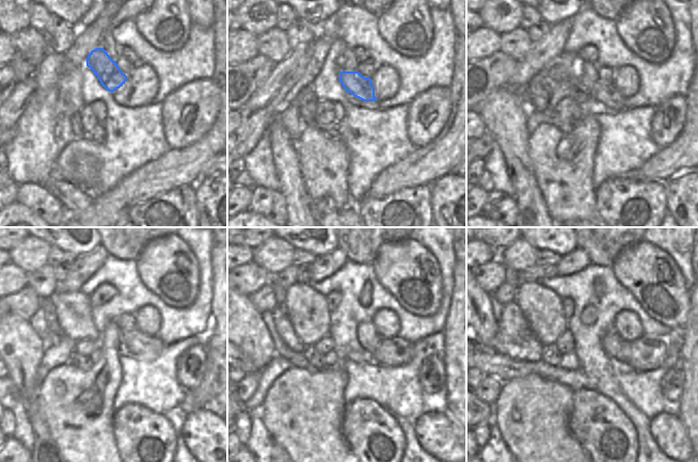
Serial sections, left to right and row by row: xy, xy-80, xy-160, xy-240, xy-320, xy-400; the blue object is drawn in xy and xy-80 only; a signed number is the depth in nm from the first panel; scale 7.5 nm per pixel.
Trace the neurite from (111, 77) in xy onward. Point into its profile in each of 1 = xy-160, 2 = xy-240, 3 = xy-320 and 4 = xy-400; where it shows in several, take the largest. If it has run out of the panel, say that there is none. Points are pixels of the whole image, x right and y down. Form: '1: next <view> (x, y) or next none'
1: next xy-160 (607, 94)
2: next xy-240 (145, 348)
3: next xy-320 (393, 352)
4: next xy-400 (648, 352)

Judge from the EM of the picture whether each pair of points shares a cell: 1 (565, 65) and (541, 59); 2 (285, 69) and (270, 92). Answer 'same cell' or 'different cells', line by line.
1: different cells
2: same cell

